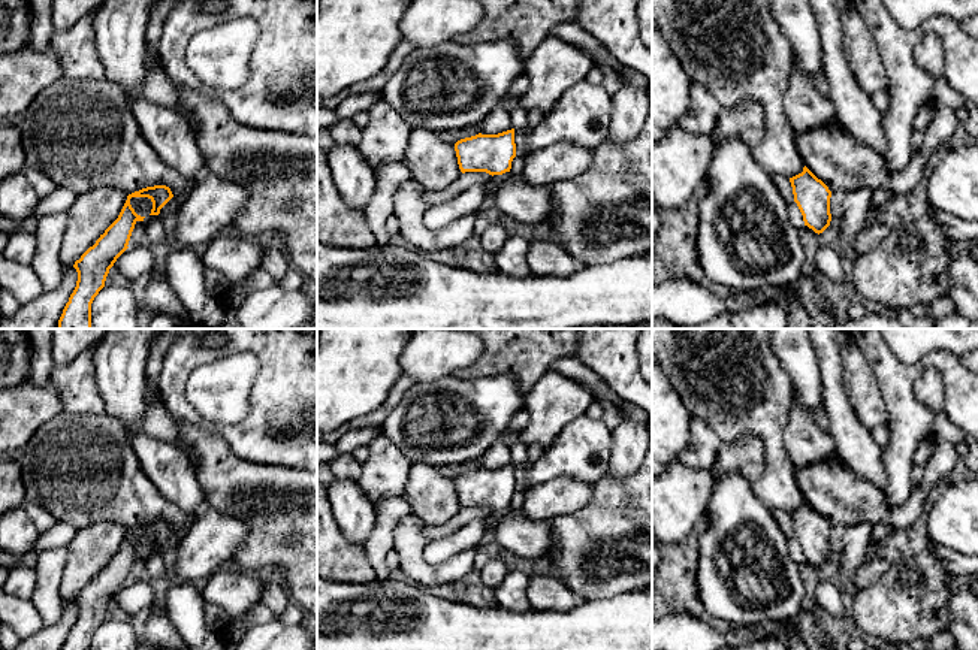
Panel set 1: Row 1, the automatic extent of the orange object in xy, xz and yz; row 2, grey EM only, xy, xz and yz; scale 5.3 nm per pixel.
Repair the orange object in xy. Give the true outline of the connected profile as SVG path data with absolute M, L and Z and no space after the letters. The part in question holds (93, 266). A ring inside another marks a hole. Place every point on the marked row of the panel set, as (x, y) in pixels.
M166 185L147 187L127 196L118 218L90 247L73 267L78 281L58 320L57 329L91 329L91 303L105 287L109 269L129 248L135 224L144 221L130 205L132 197L148 197L153 202L150 215L159 215L160 209L173 197Z

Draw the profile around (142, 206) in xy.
M132 197L130 205L135 212L141 217L148 217L153 209L153 202L148 197Z

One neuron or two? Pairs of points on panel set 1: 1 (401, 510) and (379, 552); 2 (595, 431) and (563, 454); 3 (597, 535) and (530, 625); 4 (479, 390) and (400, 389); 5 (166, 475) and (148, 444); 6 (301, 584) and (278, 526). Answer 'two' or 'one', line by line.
1: one
2: one
3: two
4: two
5: one
6: one

